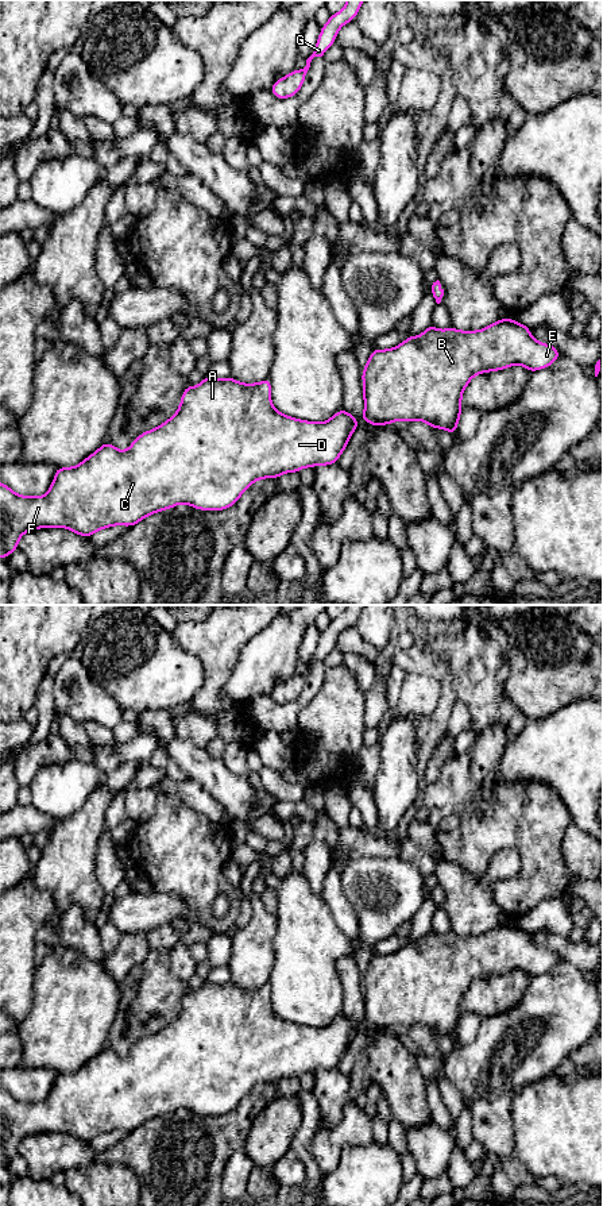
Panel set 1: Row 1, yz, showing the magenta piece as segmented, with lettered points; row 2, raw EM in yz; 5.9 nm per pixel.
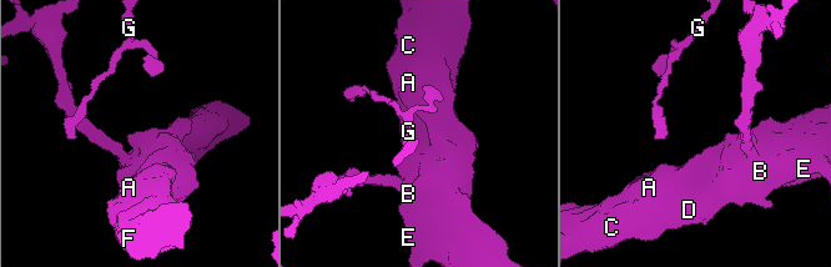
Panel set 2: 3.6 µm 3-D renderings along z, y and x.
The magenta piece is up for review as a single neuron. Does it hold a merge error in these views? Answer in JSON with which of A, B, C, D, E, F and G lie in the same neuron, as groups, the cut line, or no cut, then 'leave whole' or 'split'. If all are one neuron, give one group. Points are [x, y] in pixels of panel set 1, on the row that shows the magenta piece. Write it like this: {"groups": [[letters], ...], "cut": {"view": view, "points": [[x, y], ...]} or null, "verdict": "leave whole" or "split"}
{"groups": [["A", "B", "C", "D", "E", "F", "G"]], "cut": null, "verdict": "leave whole"}

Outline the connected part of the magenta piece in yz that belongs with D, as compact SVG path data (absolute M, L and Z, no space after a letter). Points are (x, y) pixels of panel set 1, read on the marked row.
M231 375L227 379L204 377L200 385L186 385L181 404L173 417L159 427L140 434L127 451L119 451L109 442L74 467L57 467L46 496L19 496L0 482L0 558L18 550L19 538L36 528L67 528L82 538L112 525L134 527L148 515L178 504L200 510L223 510L232 506L255 481L274 478L283 473L298 473L302 467L329 466L339 461L359 423L347 409L336 412L325 423L298 420L278 412L271 402L271 379L241 384Z

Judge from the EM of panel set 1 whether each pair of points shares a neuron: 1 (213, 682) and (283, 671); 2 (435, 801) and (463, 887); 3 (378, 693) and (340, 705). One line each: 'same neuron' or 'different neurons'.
1: different neurons
2: different neurons
3: different neurons

